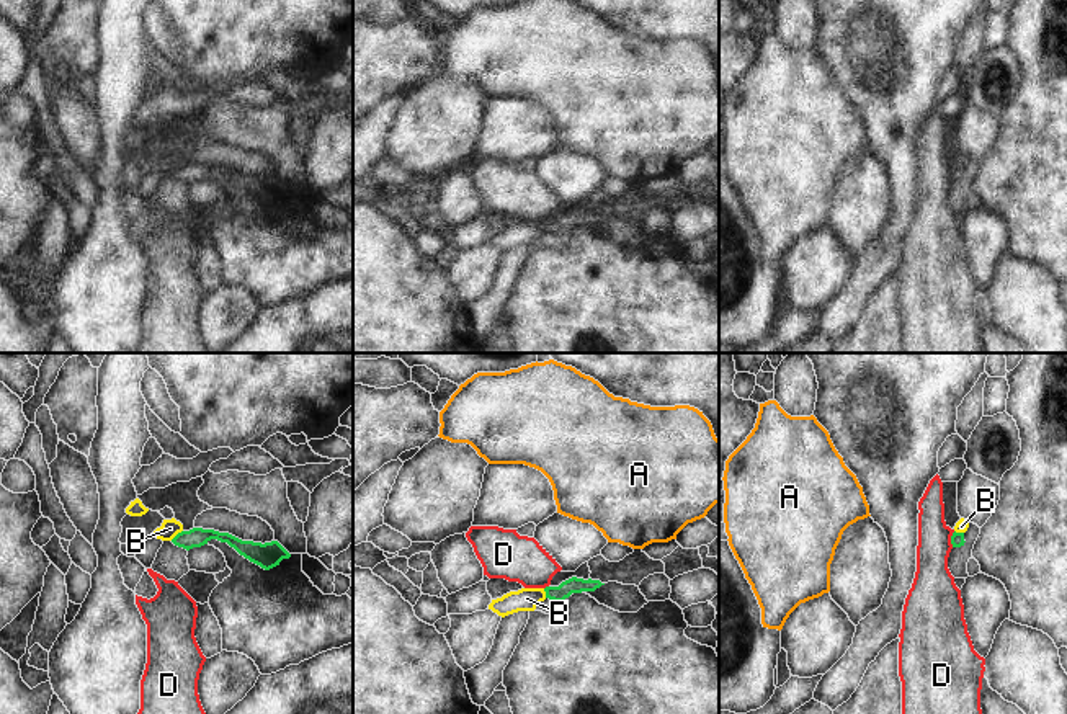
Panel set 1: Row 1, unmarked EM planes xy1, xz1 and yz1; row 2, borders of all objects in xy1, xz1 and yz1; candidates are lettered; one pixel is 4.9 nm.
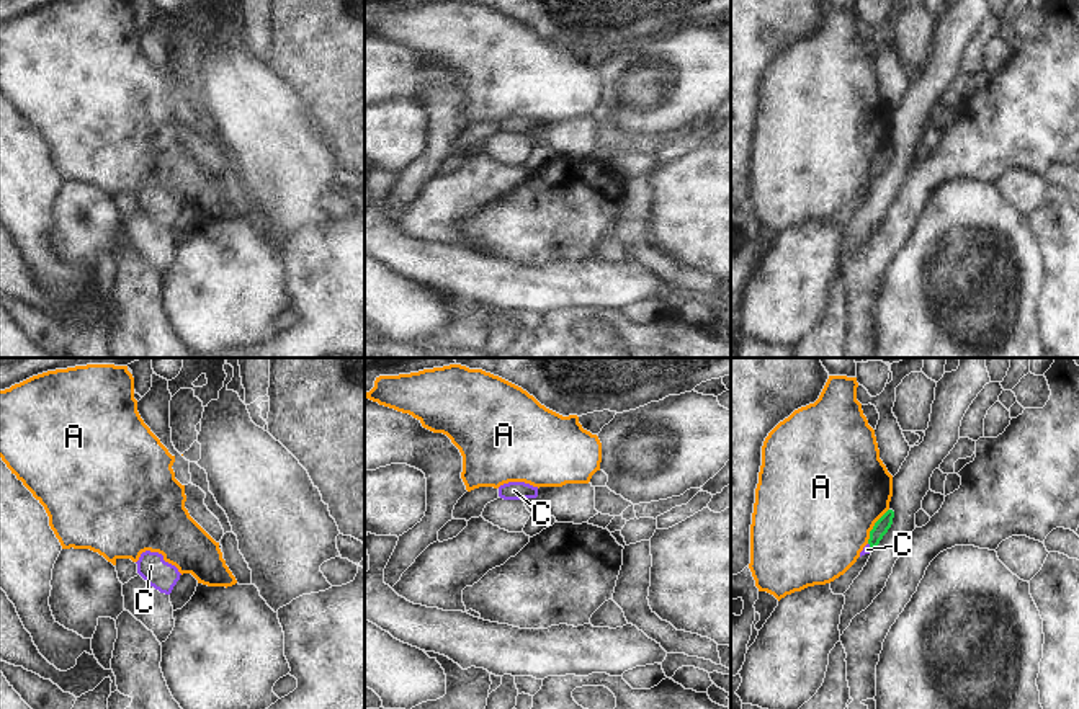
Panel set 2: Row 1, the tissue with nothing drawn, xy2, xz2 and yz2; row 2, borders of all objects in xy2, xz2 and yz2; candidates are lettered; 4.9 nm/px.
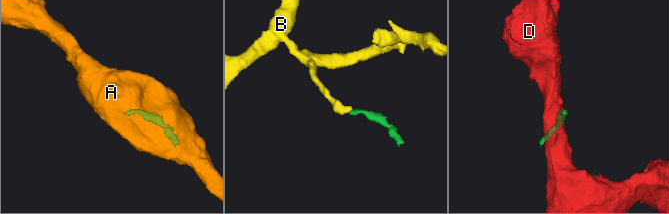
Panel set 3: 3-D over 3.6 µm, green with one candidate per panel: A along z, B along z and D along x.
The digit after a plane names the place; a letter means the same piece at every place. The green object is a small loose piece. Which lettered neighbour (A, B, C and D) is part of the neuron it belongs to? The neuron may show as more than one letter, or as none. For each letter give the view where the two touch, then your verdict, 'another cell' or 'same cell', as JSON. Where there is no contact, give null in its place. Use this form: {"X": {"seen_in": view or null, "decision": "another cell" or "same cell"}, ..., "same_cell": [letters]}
{"A": {"seen_in": "yz2", "decision": "another cell"}, "B": {"seen_in": "xy1", "decision": "another cell"}, "C": {"seen_in": "yz2", "decision": "same cell"}, "D": {"seen_in": "yz1", "decision": "another cell"}, "same_cell": ["C"]}

